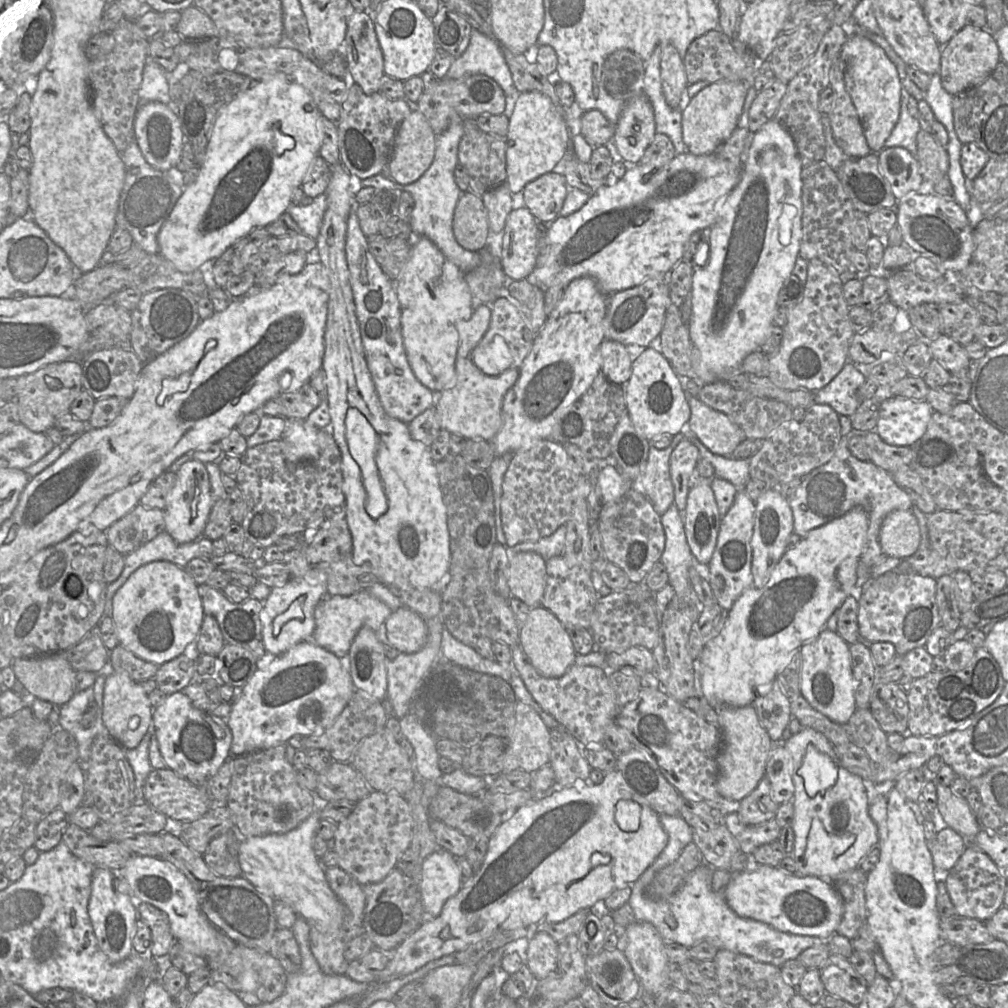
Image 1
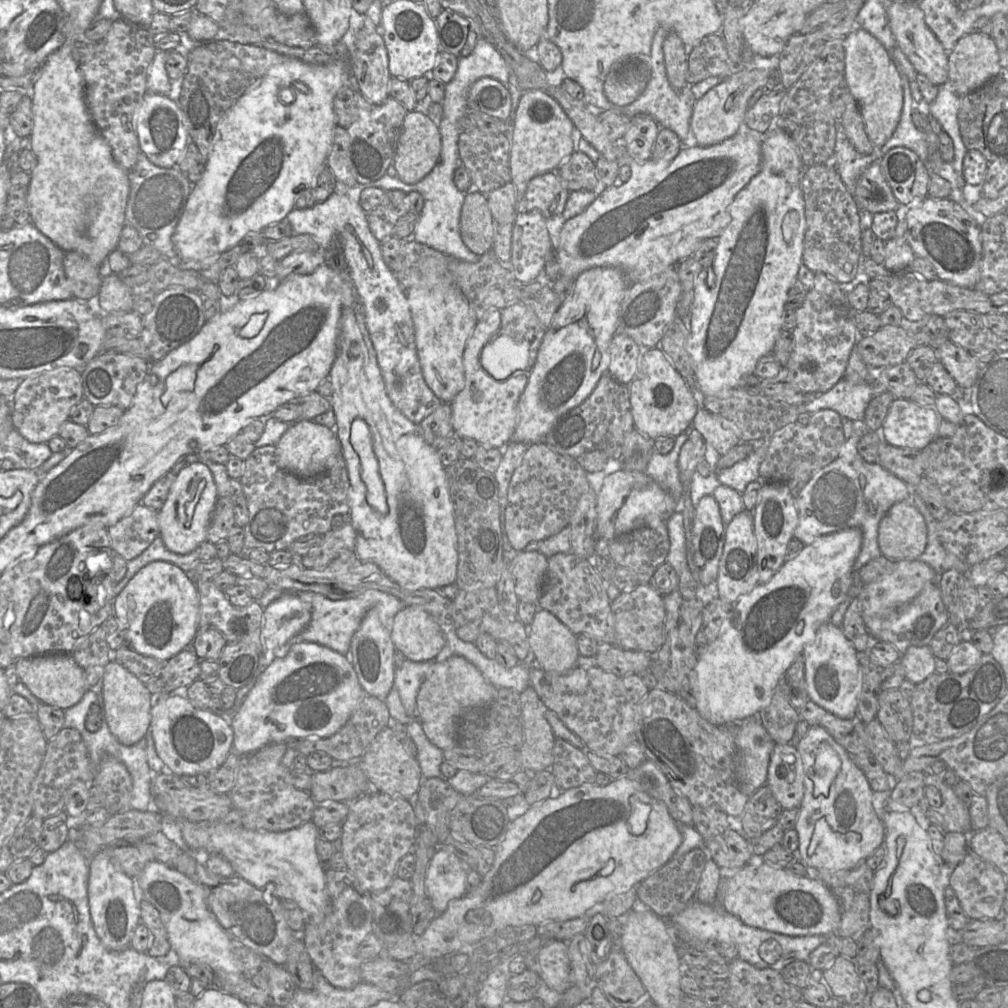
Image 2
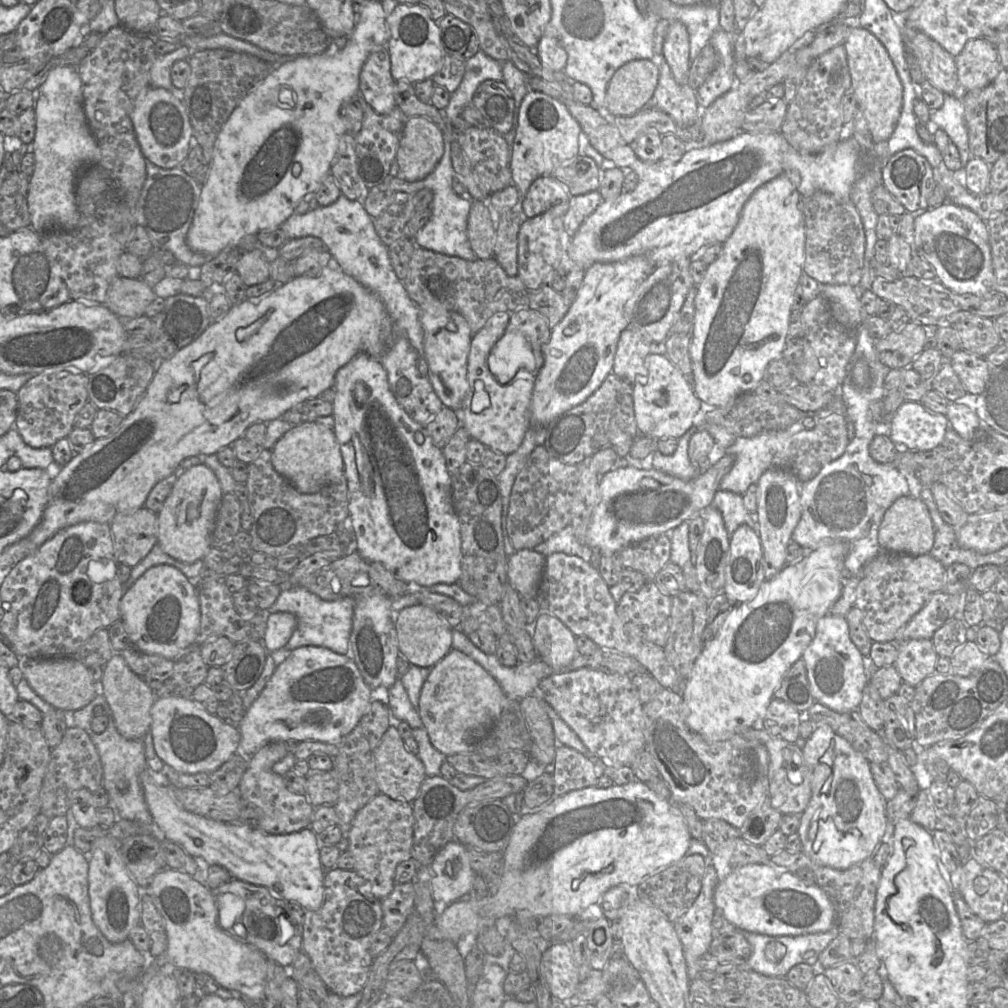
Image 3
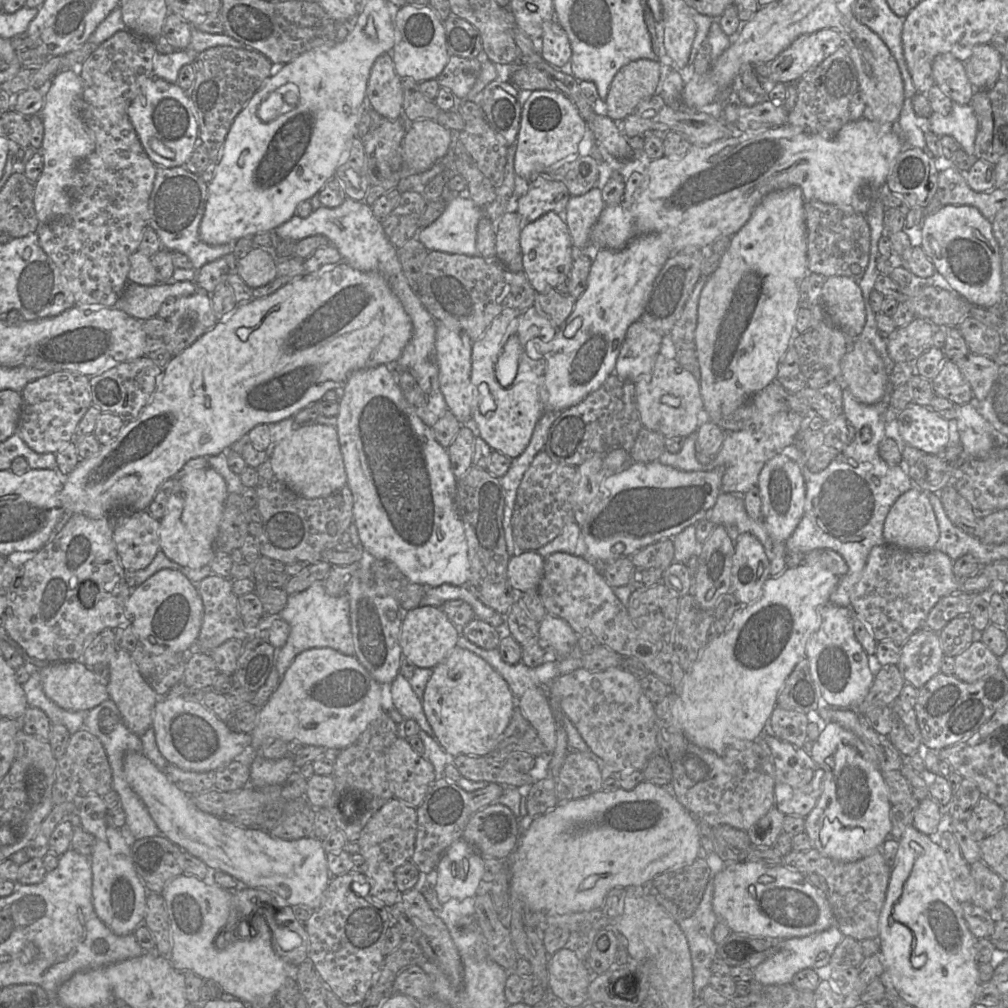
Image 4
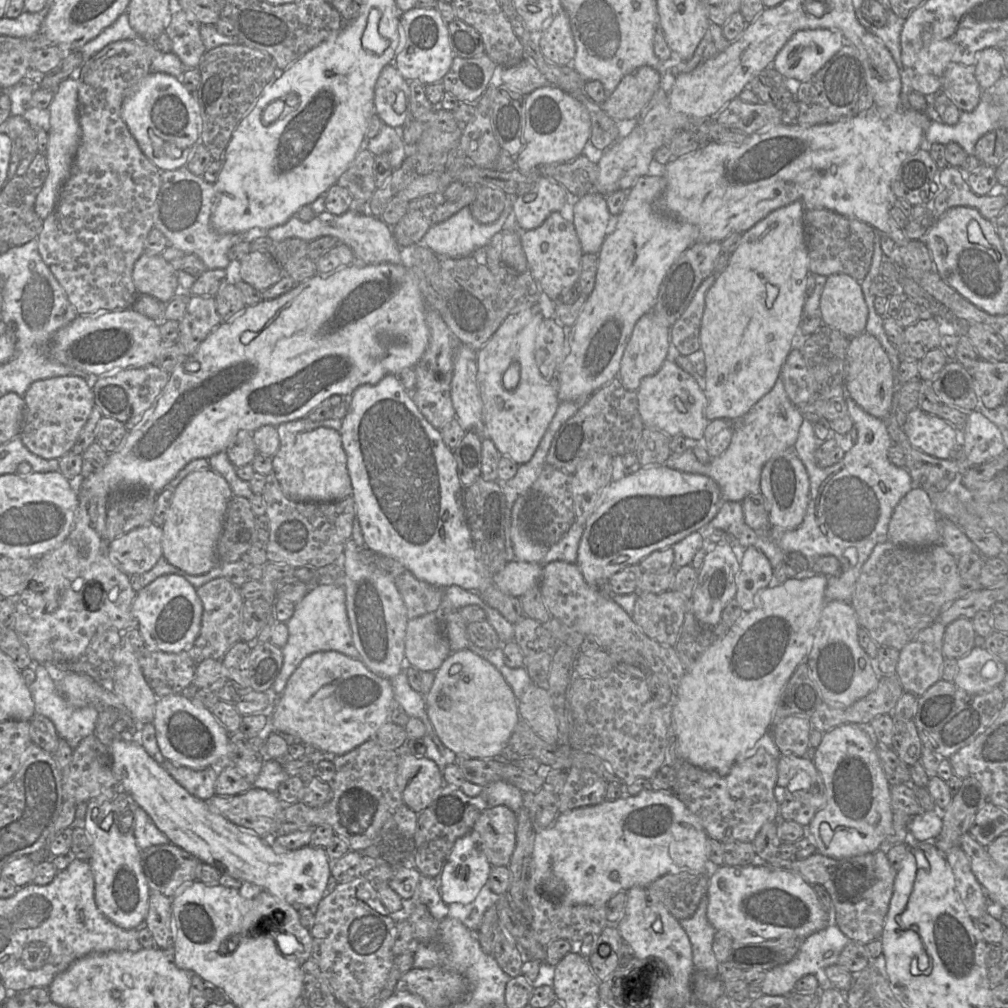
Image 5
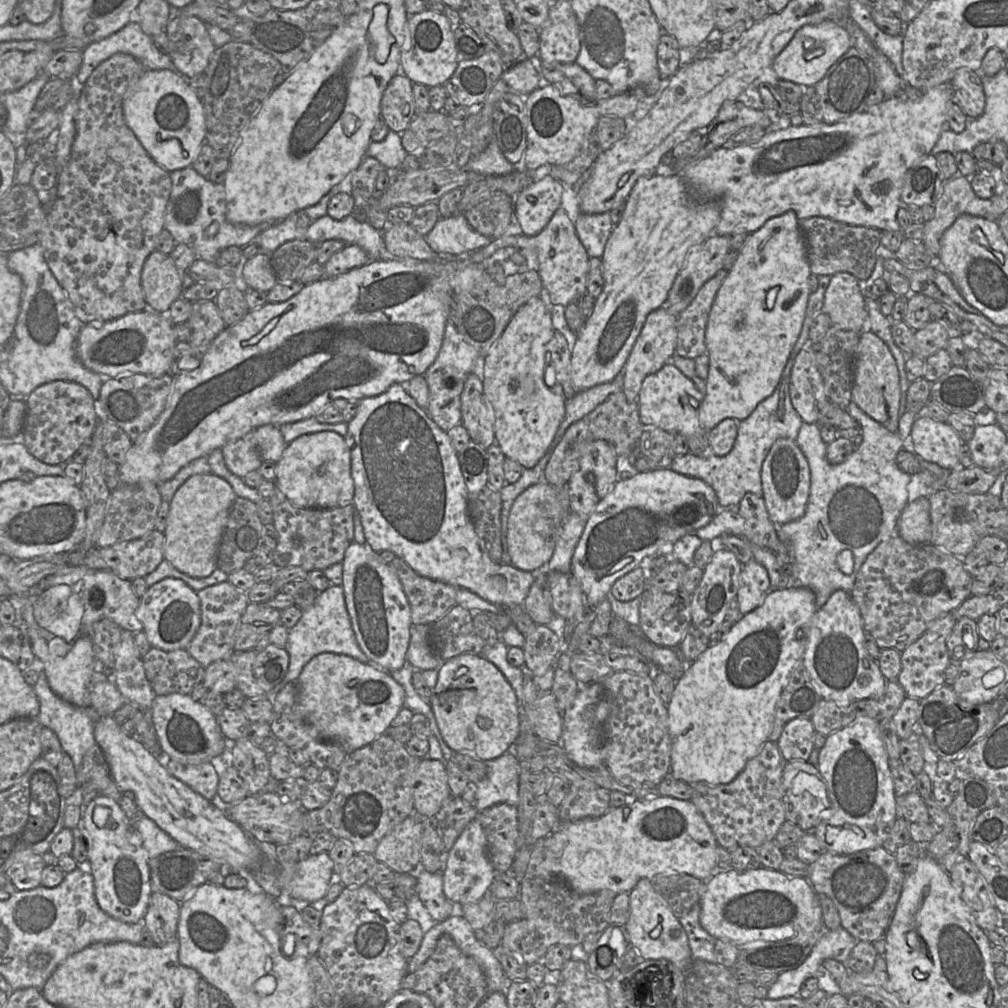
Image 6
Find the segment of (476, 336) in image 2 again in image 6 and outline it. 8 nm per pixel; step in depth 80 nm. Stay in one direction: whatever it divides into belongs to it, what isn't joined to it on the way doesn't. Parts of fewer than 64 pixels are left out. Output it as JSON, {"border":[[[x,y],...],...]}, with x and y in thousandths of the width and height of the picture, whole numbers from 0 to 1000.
{"border":[[[530,295],[515,305],[497,333],[479,354],[478,379],[489,408],[491,439],[502,454],[515,459],[520,465],[530,463],[542,449],[561,413],[562,395],[557,382],[551,380],[548,384],[544,384],[539,372],[542,342],[550,333],[551,328],[546,309],[535,295]]]}

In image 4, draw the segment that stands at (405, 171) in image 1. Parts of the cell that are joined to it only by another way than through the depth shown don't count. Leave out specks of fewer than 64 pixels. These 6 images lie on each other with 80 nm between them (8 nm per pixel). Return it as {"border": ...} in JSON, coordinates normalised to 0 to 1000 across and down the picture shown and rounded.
{"border":[[[431,119],[405,120],[408,123],[397,145],[400,165],[417,172],[442,154],[449,131]]]}

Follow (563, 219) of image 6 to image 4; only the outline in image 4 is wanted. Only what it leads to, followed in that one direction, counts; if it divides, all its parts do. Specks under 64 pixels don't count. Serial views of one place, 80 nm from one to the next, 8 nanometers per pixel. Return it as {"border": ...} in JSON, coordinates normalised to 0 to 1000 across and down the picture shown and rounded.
{"border":[[[546,209],[533,218],[519,220],[516,233],[519,268],[533,291],[542,291],[563,278],[568,260],[569,243],[563,222]]]}

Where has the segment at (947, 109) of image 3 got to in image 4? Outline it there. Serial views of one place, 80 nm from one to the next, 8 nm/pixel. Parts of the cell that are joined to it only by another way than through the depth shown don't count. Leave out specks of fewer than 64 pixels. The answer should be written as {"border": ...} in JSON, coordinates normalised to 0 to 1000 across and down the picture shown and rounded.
{"border":[[[945,100],[940,114],[925,111],[921,116],[922,128],[930,135],[944,135],[960,154],[966,152],[966,141],[970,120],[962,103],[950,103]]]}

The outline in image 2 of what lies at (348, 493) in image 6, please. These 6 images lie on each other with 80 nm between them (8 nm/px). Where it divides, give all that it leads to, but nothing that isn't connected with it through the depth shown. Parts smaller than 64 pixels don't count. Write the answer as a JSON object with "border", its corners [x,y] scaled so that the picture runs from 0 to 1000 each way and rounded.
{"border":[[[298,416],[288,421],[273,442],[277,463],[298,474],[310,474],[323,468],[333,459],[336,450],[339,450],[333,433],[333,423],[325,425],[305,416]]]}

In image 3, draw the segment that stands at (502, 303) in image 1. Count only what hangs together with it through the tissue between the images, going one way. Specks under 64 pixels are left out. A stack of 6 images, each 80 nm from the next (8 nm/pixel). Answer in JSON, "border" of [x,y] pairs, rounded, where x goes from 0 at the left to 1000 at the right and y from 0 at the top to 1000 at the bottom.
{"border":[[[518,305],[507,310],[501,330],[492,339],[484,353],[486,369],[498,381],[506,379],[516,365],[533,371],[540,361],[537,343],[545,337],[546,333],[547,324],[543,316],[532,308]]]}

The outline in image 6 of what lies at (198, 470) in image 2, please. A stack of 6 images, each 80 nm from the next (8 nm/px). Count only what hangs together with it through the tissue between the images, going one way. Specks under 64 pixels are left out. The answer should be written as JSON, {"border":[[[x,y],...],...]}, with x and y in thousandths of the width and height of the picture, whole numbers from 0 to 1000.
{"border":[[[211,470],[188,473],[175,487],[166,515],[163,555],[190,573],[203,573],[215,563],[216,544],[225,522],[229,503],[235,494],[230,482]]]}

